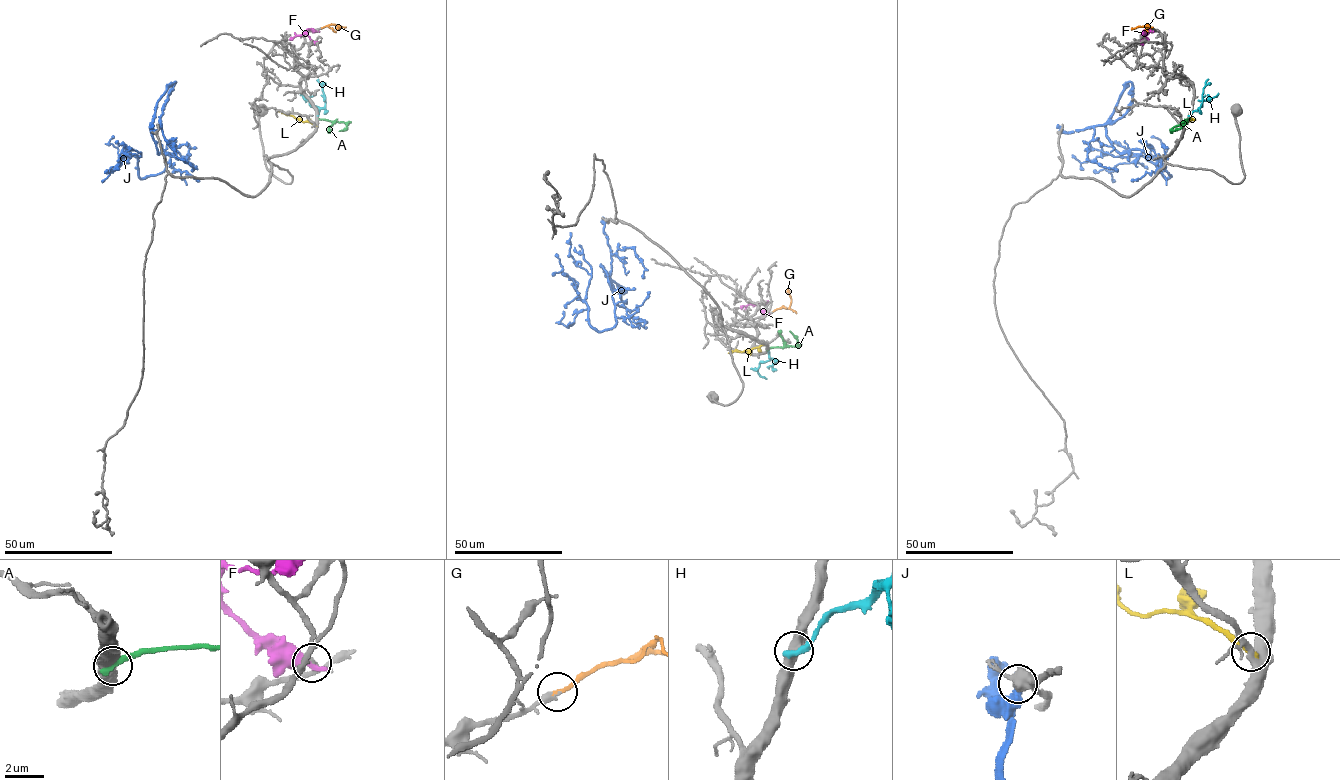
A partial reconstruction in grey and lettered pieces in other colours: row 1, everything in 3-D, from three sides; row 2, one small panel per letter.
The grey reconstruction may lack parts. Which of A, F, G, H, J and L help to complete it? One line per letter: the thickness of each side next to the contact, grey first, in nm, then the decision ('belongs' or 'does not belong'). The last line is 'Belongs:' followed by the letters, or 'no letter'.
A: calibres 600 and 380 nm; does not belong
F: calibres 110 and 480 nm; does not belong
G: calibres 360 and 240 nm; belongs
H: calibres 550 and 360 nm; does not belong
J: calibres 460 and 600 nm; does not belong
L: calibres 360 and 280 nm; does not belong
Belongs: G

